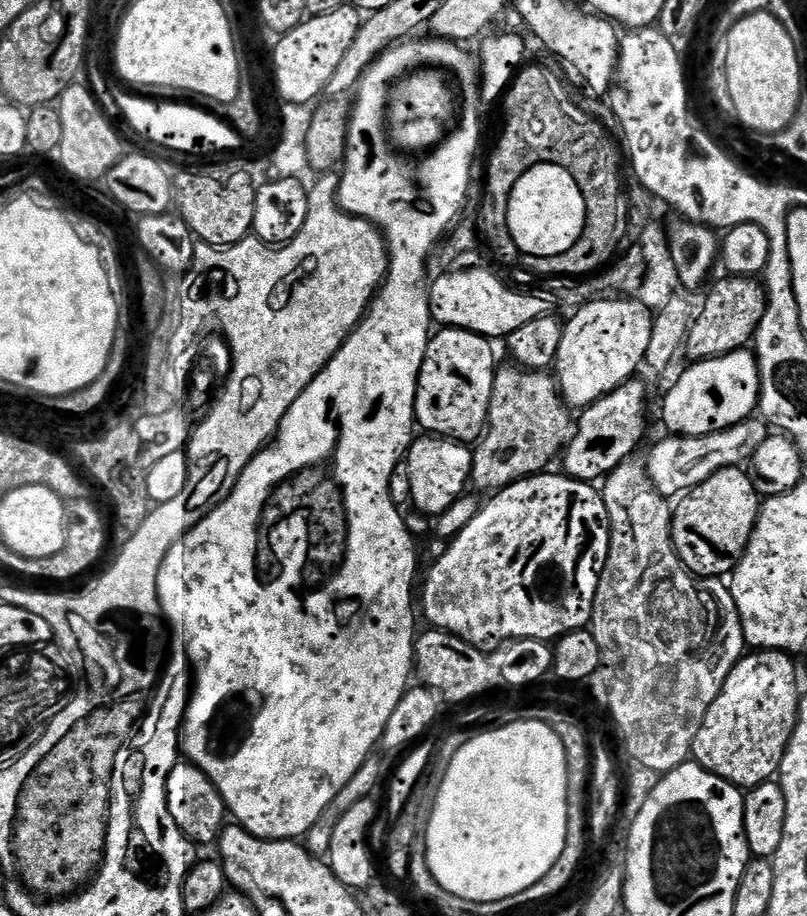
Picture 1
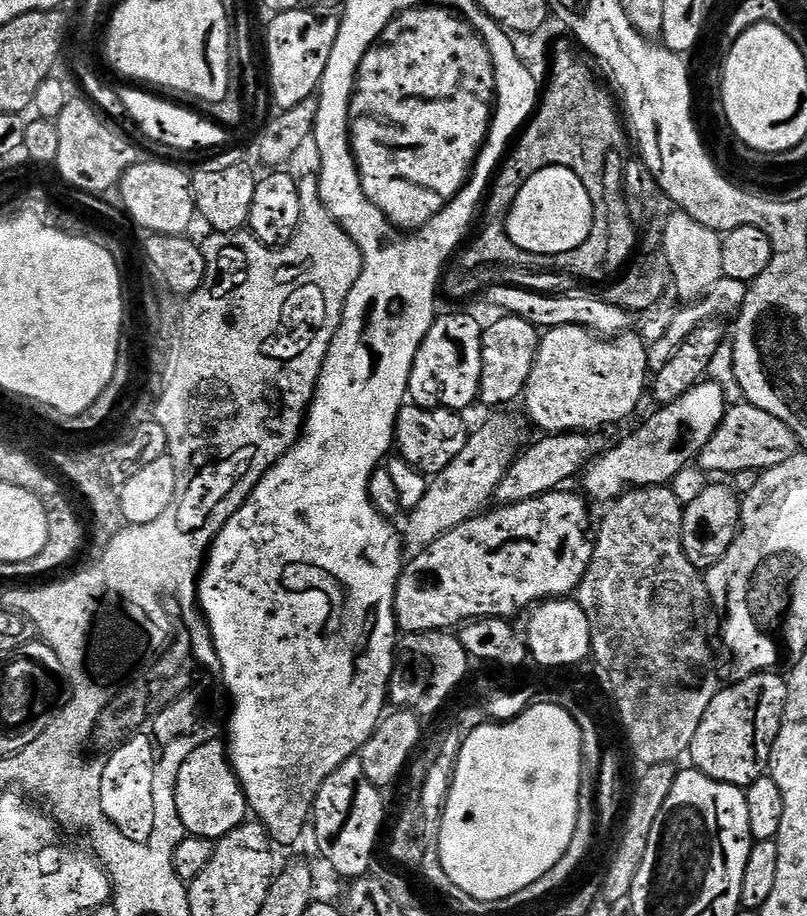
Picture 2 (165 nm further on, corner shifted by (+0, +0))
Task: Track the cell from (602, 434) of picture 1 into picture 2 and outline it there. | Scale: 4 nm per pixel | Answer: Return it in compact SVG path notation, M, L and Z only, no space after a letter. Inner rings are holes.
M562 432L559 434L544 434L537 444L523 449L506 470L502 482L498 482L494 500L497 505L517 504L526 502L535 496L545 496L547 492L555 492L567 480L572 480L587 469L590 461L601 451L595 435L586 432Z

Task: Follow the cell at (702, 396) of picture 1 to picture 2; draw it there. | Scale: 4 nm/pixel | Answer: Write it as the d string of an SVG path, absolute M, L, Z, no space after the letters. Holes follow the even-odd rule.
M698 382L689 392L682 394L682 398L678 398L678 402L657 407L655 409L657 412L641 428L634 429L621 444L614 445L608 453L605 451L603 454L597 455L589 463L582 476L585 488L583 491L593 501L596 499L611 502L623 496L626 490L667 485L683 468L689 467L699 457L702 446L706 446L706 442L710 442L714 430L718 430L718 426L724 421L726 411L724 391L725 389L715 382Z

